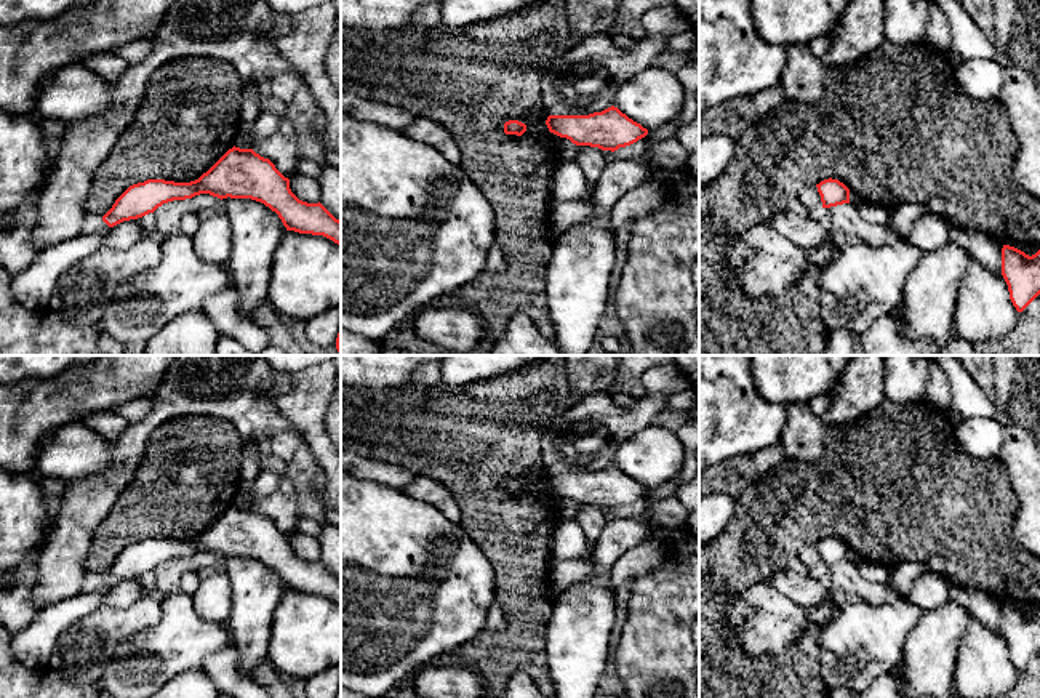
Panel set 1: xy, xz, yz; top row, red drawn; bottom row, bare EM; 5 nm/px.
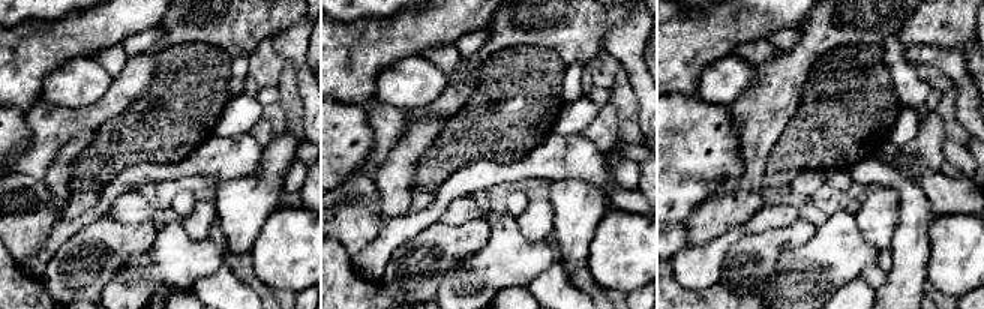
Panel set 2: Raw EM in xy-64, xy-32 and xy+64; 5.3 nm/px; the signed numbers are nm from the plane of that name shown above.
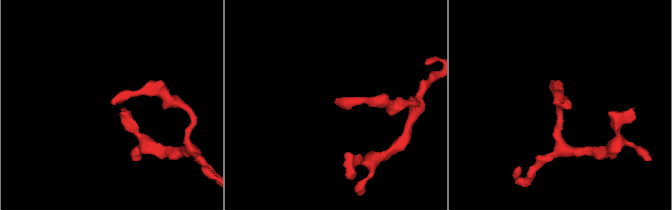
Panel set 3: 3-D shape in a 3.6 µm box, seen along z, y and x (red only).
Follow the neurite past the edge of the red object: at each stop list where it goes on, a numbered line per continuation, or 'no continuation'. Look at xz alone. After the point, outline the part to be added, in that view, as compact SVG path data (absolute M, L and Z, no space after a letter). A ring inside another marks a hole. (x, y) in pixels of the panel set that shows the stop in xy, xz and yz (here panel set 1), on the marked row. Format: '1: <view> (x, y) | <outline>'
no continuation

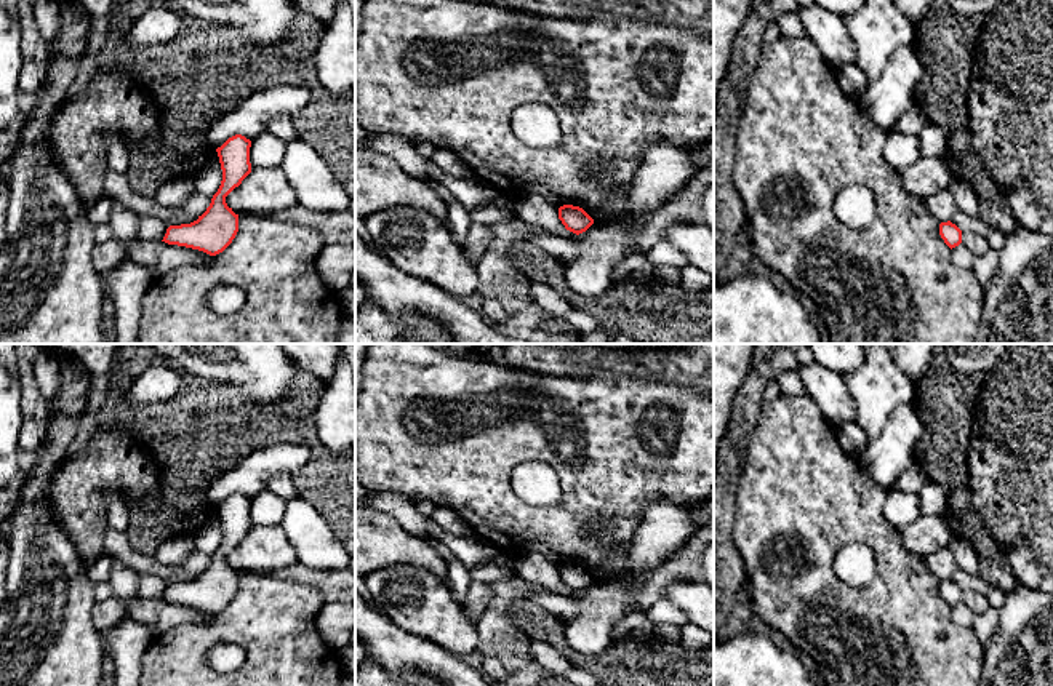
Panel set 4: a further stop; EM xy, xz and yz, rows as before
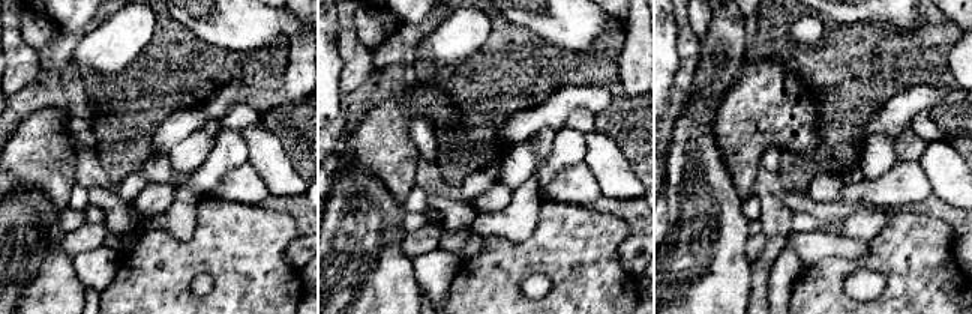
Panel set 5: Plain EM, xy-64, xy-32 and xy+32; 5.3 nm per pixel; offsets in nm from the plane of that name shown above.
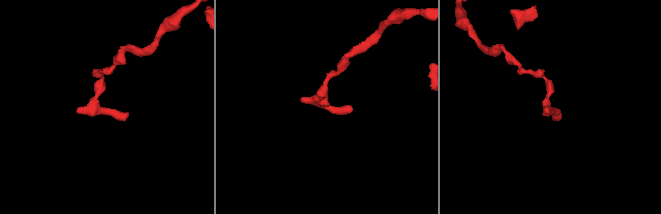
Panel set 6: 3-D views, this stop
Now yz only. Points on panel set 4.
no continuation

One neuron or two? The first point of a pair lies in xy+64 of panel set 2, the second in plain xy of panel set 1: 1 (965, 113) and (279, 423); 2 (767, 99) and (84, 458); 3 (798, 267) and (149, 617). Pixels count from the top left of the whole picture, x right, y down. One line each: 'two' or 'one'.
1: one
2: two
3: two

